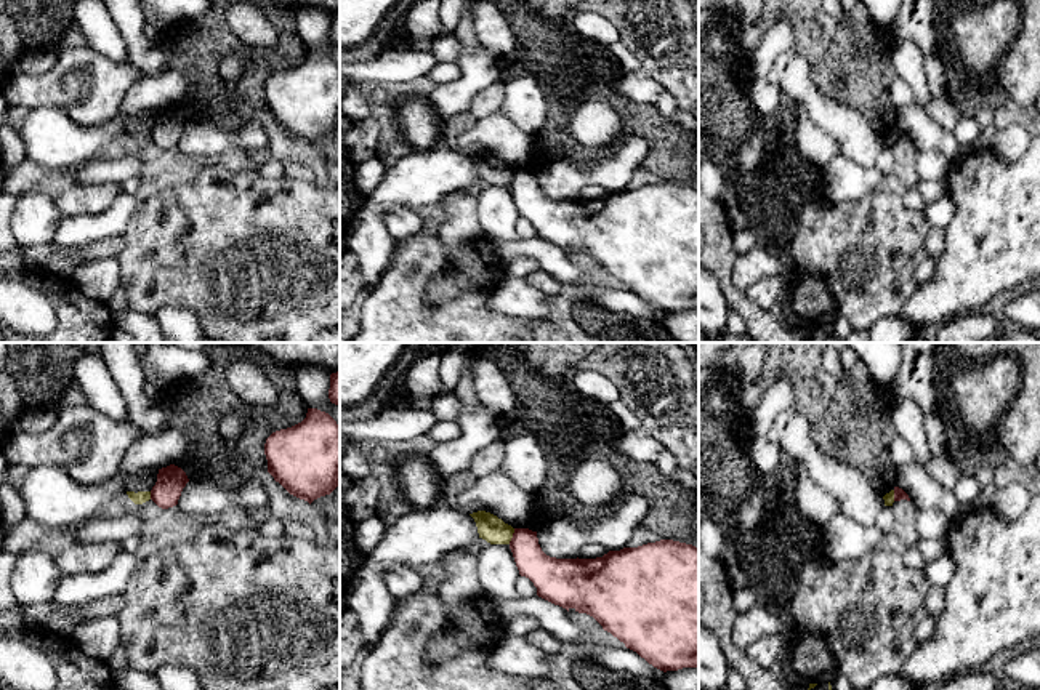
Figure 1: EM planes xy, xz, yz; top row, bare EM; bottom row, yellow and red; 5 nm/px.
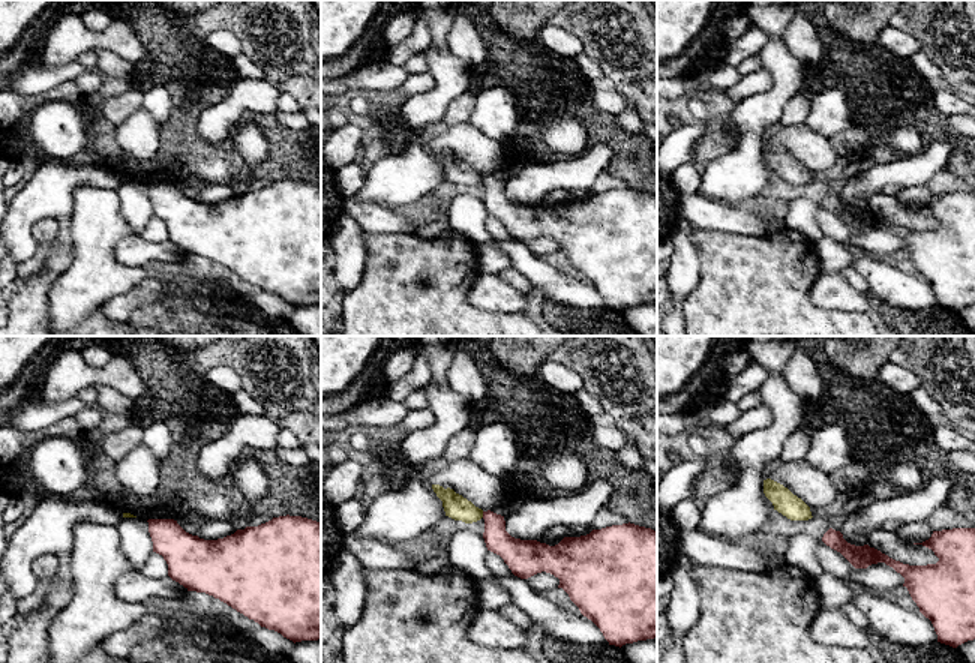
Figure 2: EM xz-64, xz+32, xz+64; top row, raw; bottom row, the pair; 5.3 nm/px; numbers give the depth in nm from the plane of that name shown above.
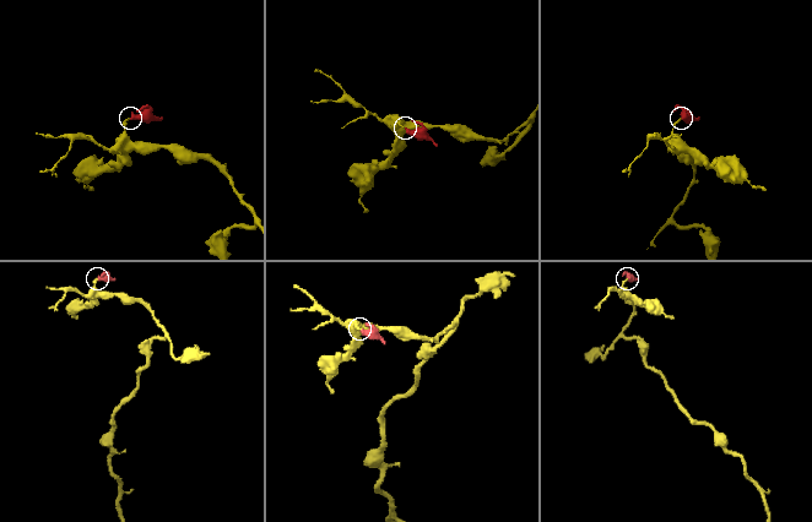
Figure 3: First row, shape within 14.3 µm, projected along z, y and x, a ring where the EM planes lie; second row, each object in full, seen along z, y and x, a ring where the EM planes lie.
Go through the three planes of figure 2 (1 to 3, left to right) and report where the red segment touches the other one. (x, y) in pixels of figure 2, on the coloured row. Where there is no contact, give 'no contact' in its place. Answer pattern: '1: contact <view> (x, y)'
1: no contact
2: contact xz+32 (482, 515)
3: no contact

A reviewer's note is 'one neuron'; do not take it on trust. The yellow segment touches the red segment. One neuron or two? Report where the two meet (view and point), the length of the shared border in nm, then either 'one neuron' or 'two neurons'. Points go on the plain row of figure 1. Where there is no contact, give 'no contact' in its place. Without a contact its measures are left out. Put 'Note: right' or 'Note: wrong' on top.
Note: wrong
meets yellow in xz at (511, 178); contact 90 nm long; two neurons

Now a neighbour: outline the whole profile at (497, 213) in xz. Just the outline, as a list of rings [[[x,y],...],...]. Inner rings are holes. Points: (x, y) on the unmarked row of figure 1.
[[[489,186],[479,195],[478,219],[487,237],[516,240],[519,211],[506,186]]]

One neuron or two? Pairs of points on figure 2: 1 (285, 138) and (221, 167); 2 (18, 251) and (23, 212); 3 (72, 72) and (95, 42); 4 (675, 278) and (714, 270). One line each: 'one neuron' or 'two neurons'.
1: one neuron
2: one neuron
3: two neurons
4: two neurons

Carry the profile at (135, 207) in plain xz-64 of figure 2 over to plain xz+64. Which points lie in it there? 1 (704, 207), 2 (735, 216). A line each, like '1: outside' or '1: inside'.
1: outside
2: outside

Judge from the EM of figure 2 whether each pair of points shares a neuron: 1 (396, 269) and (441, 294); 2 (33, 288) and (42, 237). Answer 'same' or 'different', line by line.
1: same
2: different

